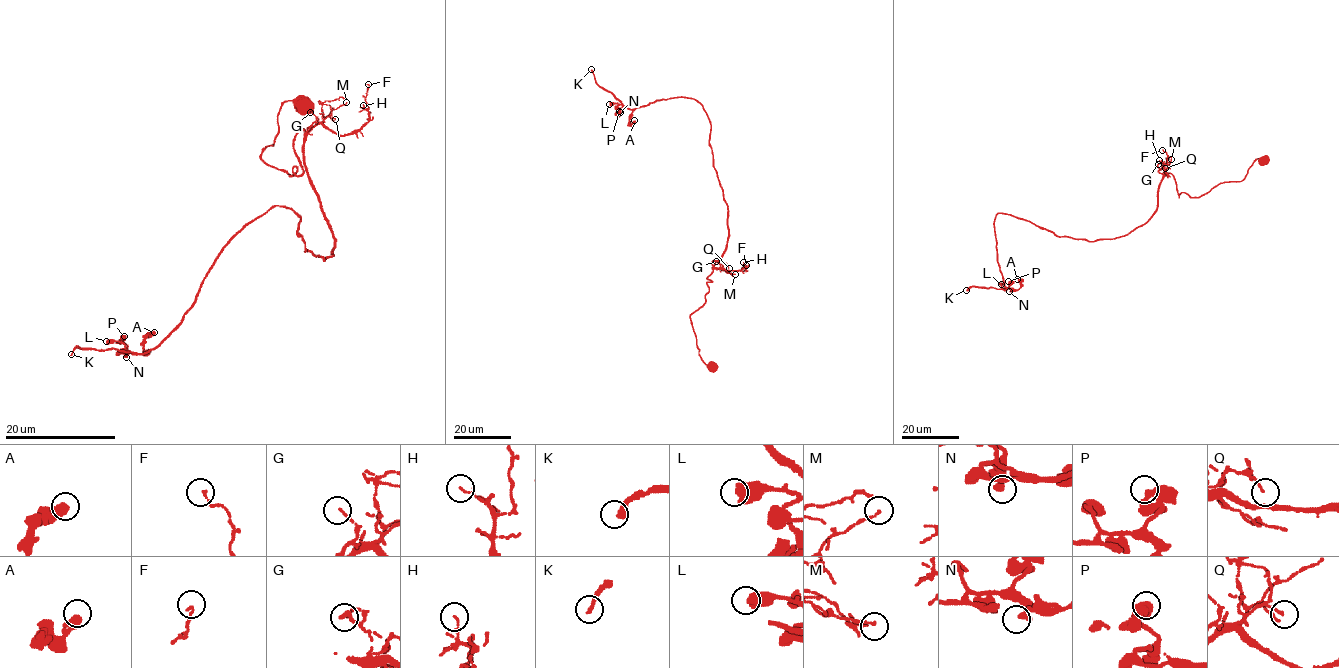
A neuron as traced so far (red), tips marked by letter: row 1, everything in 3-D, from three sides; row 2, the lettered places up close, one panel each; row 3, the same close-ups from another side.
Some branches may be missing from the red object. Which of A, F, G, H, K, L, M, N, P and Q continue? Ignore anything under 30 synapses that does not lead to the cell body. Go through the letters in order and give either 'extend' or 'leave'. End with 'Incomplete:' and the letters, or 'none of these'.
A: leave
F: leave
G: leave
H: leave
K: extend
L: leave
M: leave
N: leave
P: leave
Q: leave
Incomplete: K

